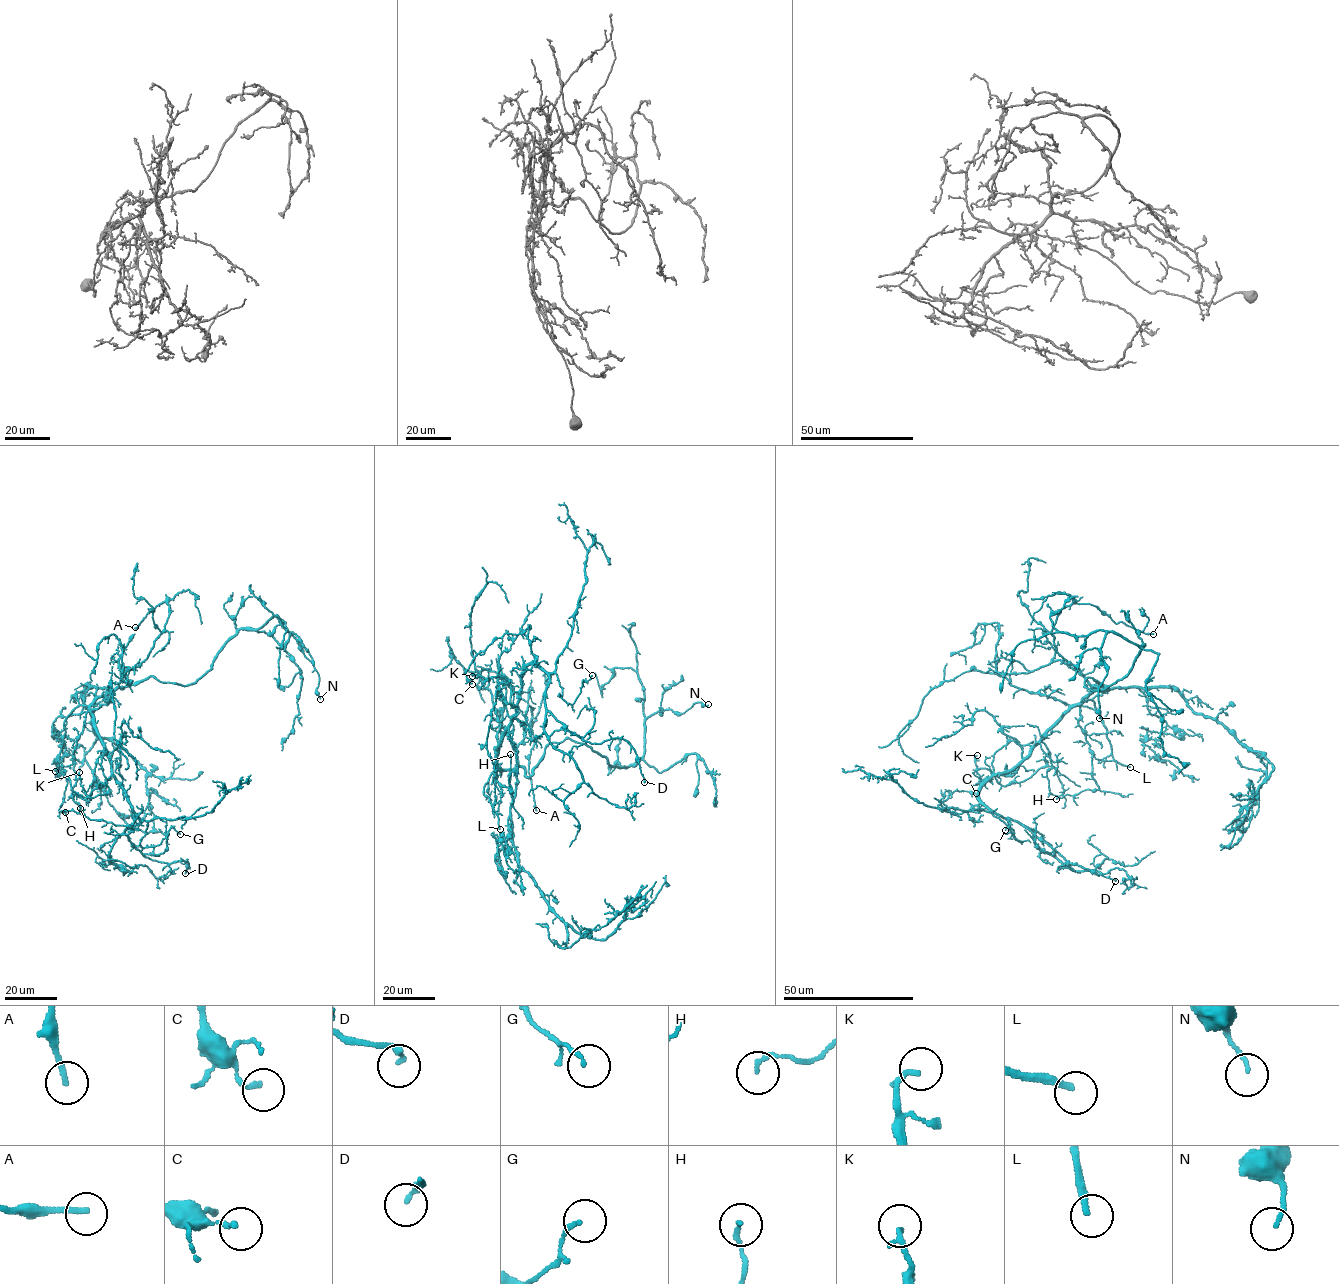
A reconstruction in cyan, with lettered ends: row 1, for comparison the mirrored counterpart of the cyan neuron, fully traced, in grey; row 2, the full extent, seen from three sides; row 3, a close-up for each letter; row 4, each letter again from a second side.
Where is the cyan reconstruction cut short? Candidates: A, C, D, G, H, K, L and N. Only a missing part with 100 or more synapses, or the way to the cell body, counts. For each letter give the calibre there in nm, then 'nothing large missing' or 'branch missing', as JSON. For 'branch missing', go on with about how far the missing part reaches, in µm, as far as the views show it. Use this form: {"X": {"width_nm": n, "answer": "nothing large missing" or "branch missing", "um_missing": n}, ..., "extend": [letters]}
{"A": {"width_nm": 200, "answer": "nothing large missing"}, "C": {"width_nm": 190, "answer": "nothing large missing"}, "D": {"width_nm": 190, "answer": "nothing large missing"}, "G": {"width_nm": 140, "answer": "nothing large missing"}, "H": {"width_nm": 140, "answer": "nothing large missing"}, "K": {"width_nm": 110, "answer": "nothing large missing"}, "L": {"width_nm": 240, "answer": "branch missing", "um_missing": 80}, "N": {"width_nm": 130, "answer": "nothing large missing"}, "extend": ["L"]}

